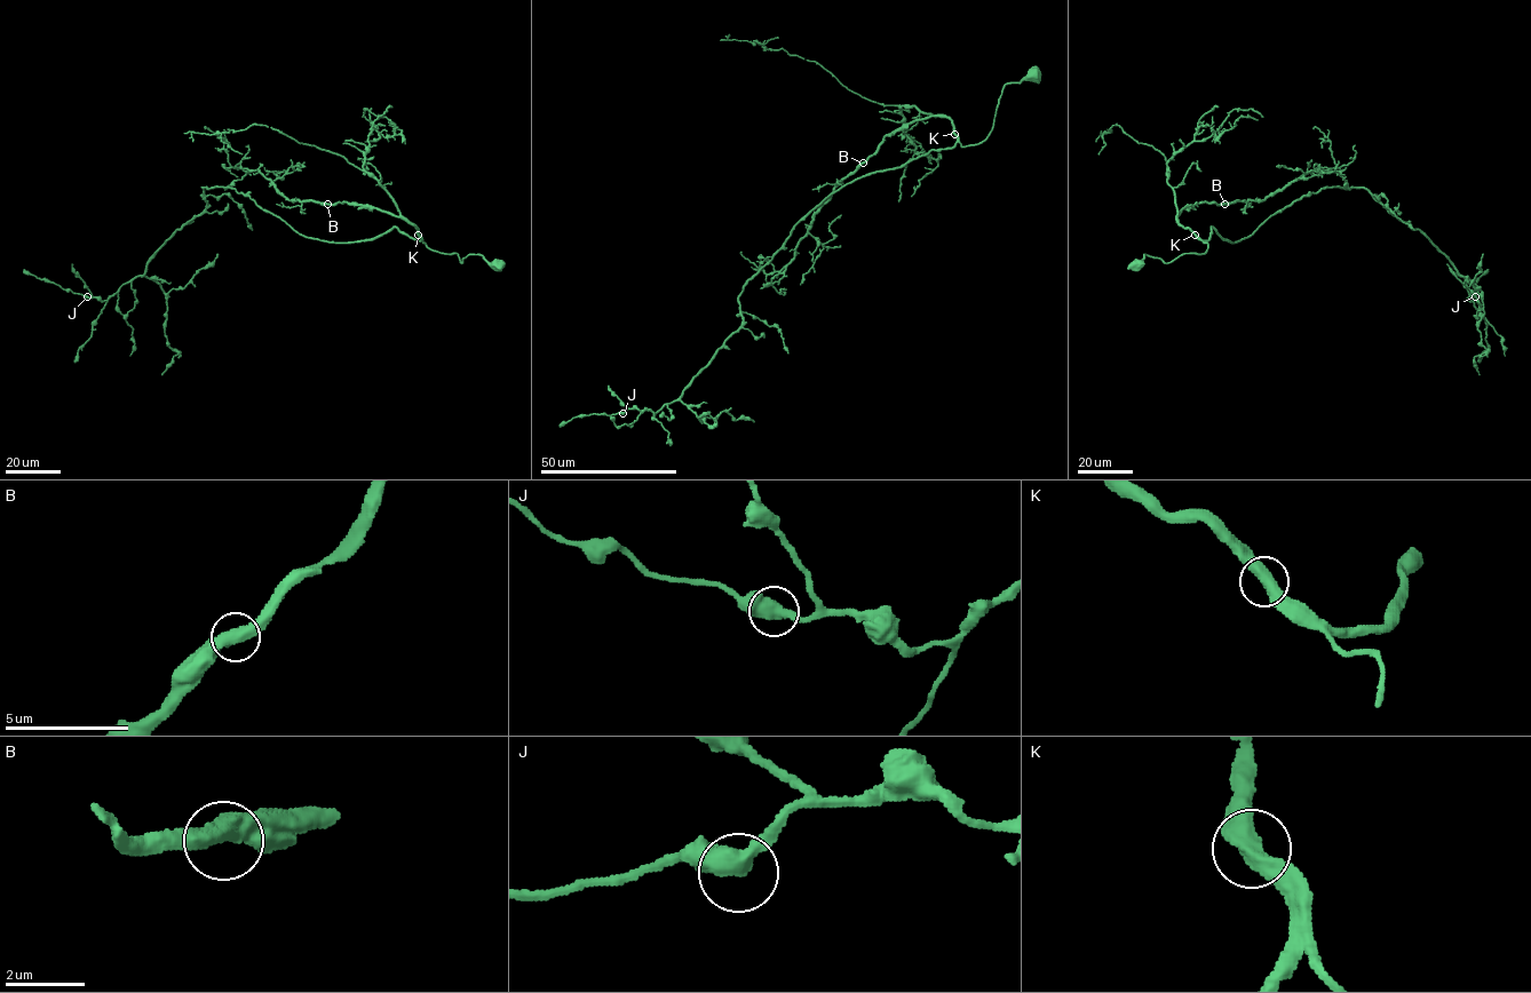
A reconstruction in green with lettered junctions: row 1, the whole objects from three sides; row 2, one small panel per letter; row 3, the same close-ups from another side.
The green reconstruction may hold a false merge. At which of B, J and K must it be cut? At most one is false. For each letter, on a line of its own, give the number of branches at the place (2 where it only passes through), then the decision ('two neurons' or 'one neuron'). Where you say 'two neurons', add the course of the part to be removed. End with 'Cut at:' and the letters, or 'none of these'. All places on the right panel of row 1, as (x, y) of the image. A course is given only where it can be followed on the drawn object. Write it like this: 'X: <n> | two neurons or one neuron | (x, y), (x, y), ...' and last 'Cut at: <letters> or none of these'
B: 2 | one neuron
J: 2 | one neuron
K: 2 | one neuron
Cut at: none of these

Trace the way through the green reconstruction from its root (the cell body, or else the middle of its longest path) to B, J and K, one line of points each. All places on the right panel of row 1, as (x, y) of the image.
B: (1136, 263), (1143, 254), (1168, 262), (1183, 254), (1204, 254), (1207, 244), (1178, 216), (1198, 203), (1224, 204)
J: (1136, 263), (1204, 254), (1212, 227), (1236, 241), (1303, 196), (1364, 188), (1419, 229), (1475, 296)
K: (1136, 263), (1143, 254), (1168, 262), (1183, 254), (1204, 254), (1207, 244), (1195, 235)

